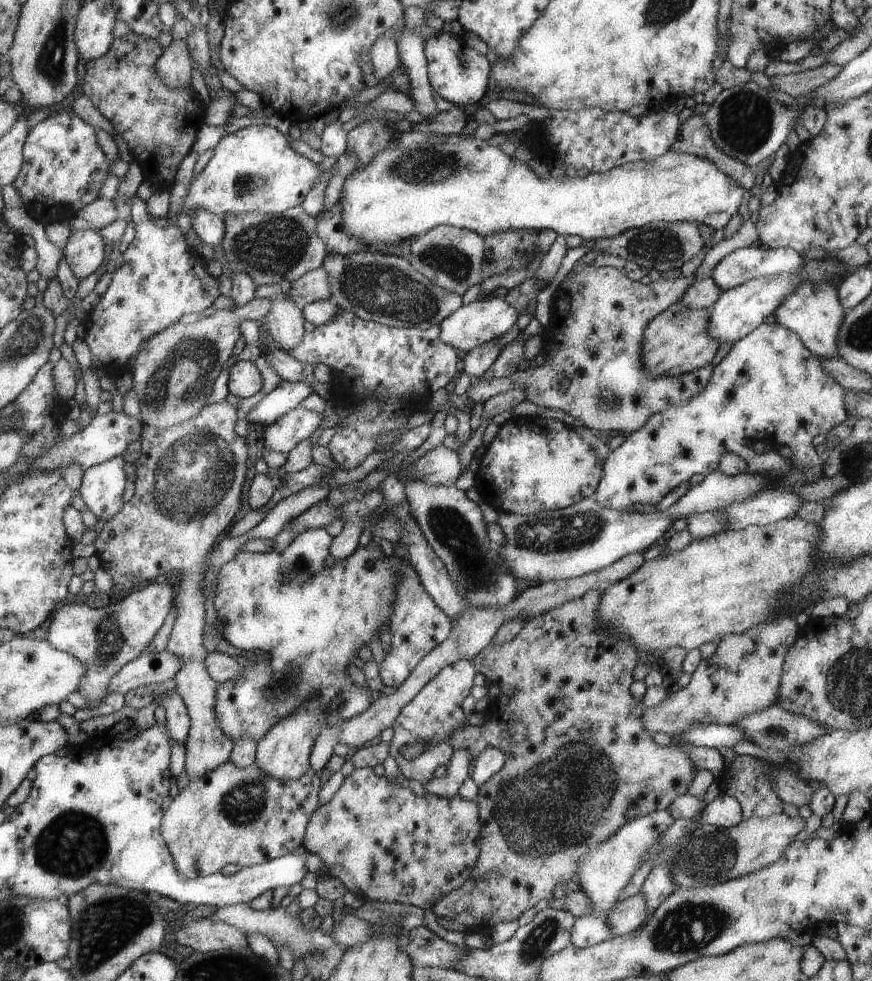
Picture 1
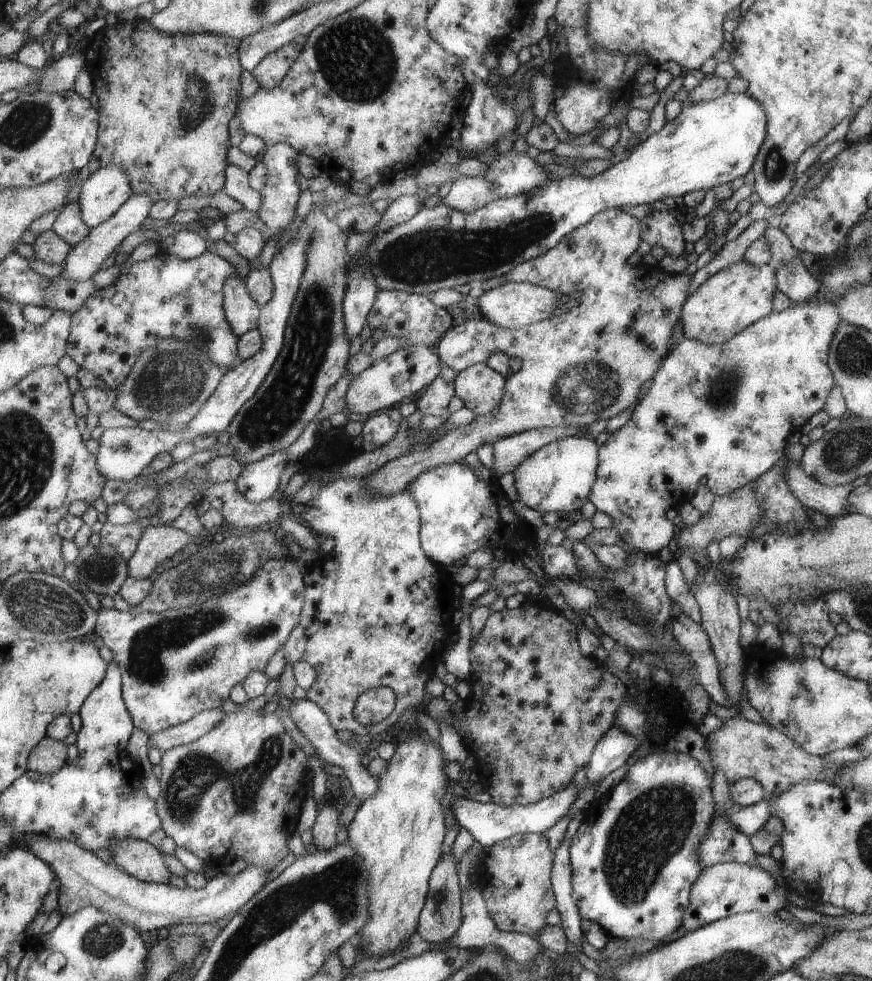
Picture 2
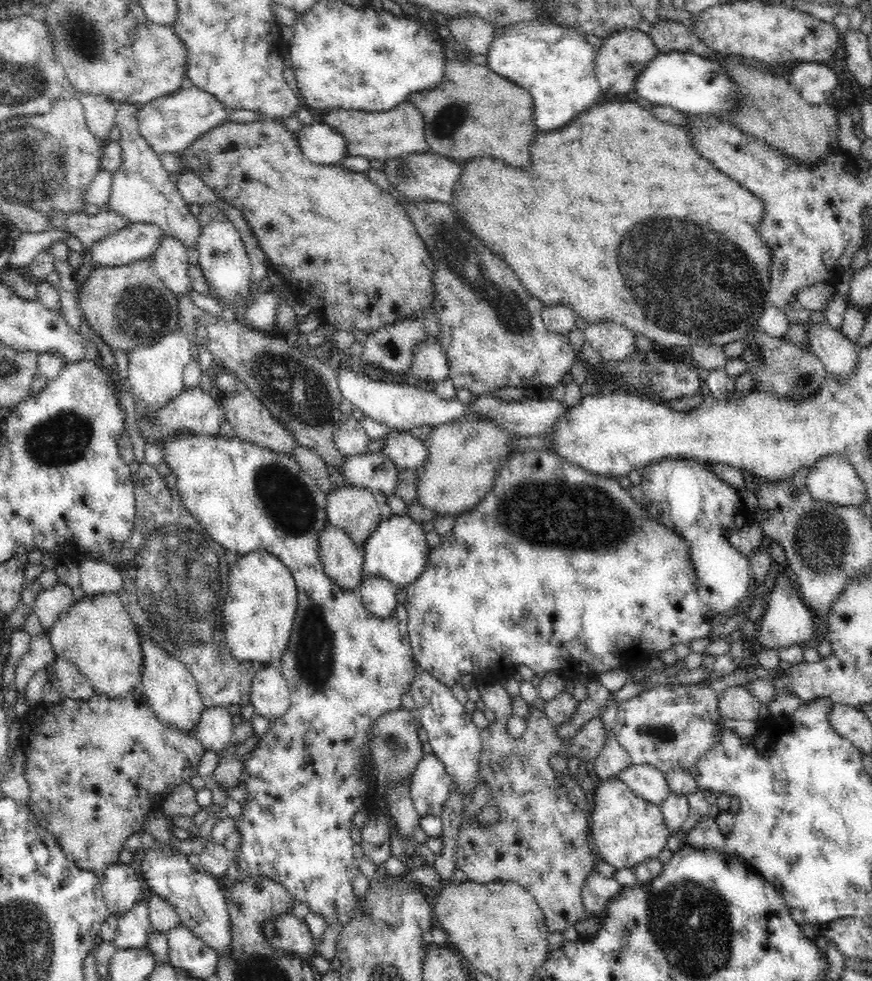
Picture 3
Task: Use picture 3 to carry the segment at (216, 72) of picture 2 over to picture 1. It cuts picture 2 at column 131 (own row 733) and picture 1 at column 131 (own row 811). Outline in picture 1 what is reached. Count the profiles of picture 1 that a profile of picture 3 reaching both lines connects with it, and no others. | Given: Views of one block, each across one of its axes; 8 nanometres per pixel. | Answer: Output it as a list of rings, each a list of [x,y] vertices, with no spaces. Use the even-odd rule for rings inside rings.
[[[130,31],[114,38],[110,50],[101,59],[86,62],[82,88],[90,102],[114,126],[128,144],[133,160],[140,165],[144,181],[156,190],[168,189],[178,164],[188,156],[196,140],[196,130],[205,123],[204,104],[193,87],[171,89],[157,72],[156,40],[146,40]]]

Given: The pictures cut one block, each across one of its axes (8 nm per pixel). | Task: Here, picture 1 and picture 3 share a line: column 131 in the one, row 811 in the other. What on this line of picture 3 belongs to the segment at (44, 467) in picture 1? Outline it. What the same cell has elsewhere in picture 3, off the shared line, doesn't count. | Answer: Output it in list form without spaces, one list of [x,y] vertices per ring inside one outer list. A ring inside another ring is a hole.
[[[433,753],[424,754],[410,778],[409,789],[418,816],[442,814],[453,780]]]

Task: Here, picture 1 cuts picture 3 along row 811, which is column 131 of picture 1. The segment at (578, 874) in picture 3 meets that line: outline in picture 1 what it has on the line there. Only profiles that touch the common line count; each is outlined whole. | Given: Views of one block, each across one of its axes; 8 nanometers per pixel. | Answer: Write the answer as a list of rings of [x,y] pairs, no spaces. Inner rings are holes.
[[[226,399],[216,404],[206,405],[196,416],[184,423],[164,429],[143,425],[140,434],[140,458],[134,462],[136,466],[135,494],[131,500],[112,520],[108,520],[94,542],[95,554],[101,567],[115,582],[113,590],[132,590],[144,582],[152,582],[164,572],[178,570],[182,576],[180,590],[175,598],[178,616],[167,642],[166,651],[180,658],[182,668],[174,677],[177,693],[188,706],[192,726],[185,742],[185,773],[190,780],[202,780],[216,768],[229,761],[233,752],[234,741],[222,732],[220,721],[217,719],[216,702],[217,688],[220,686],[210,676],[206,668],[209,649],[205,647],[205,628],[208,622],[208,607],[205,598],[205,572],[209,568],[210,552],[220,536],[226,530],[240,510],[242,486],[246,478],[246,460],[248,448],[245,438],[236,434],[236,422],[239,411],[230,405]]]

